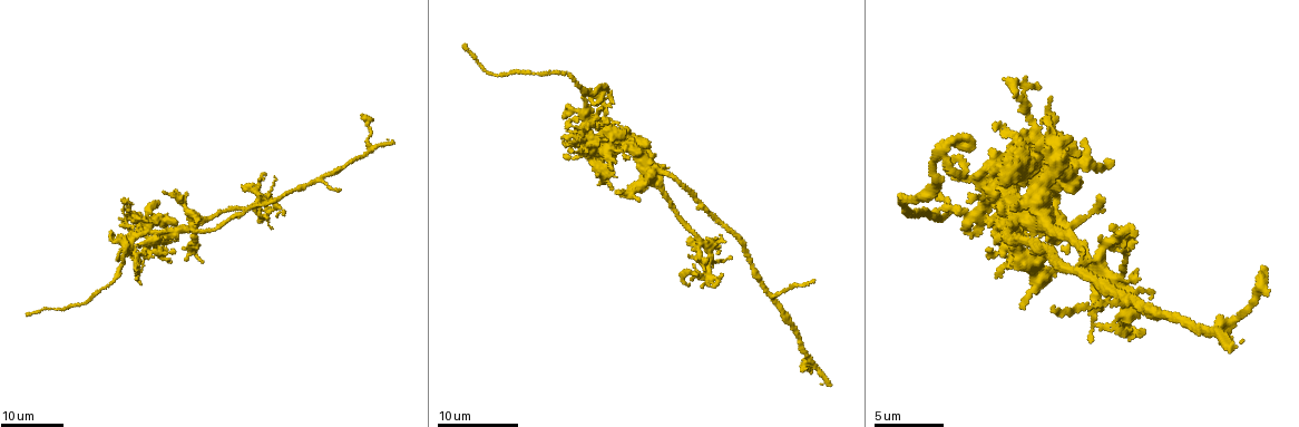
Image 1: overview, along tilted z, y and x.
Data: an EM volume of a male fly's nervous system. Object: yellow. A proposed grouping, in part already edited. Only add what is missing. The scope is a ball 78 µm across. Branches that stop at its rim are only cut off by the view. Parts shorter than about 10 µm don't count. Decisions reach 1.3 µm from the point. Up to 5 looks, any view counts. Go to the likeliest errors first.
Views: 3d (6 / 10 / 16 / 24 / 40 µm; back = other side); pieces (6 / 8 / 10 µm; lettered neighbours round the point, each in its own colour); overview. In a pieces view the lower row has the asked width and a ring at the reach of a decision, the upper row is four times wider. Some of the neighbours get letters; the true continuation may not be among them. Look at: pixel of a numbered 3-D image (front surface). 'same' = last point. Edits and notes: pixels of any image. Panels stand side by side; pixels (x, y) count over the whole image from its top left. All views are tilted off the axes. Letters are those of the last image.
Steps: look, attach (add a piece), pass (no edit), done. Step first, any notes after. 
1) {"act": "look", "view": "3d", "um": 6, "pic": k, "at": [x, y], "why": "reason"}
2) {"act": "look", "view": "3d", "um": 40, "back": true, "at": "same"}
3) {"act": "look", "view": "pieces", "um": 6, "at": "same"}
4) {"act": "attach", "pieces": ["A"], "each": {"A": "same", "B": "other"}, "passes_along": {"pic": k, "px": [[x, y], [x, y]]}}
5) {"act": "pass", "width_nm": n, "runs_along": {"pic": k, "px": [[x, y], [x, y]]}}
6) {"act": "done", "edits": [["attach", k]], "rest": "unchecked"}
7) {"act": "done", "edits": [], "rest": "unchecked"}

{"act": "look", "view": "3d", "um": 16, "pic": 1, "at": [135, 271], "why": "branch stops here"}

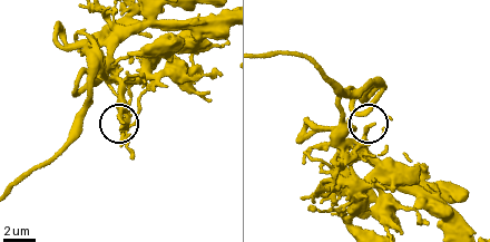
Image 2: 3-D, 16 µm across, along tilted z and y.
{"act": "look", "view": "pieces", "um": 6, "pic": 2, "at": [370, 123]}

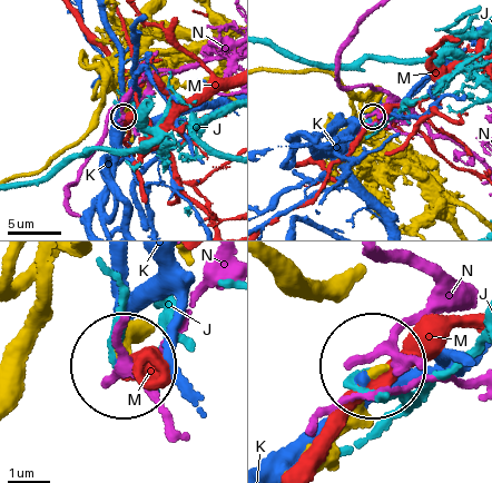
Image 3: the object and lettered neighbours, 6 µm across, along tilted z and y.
{"act": "pass", "width_nm": 240, "each": {"J": "other", "K": "other", "M": "other", "N": "other"}, "found": "none of them fits"}

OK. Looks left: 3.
{"act": "look", "view": "3d", "um": 24, "pic": 1, "at": [1049, 118]}

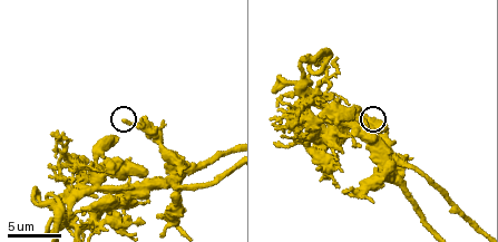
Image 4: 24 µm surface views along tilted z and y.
{"act": "look", "view": "pieces", "um": 10, "pic": 4, "at": [127, 121]}

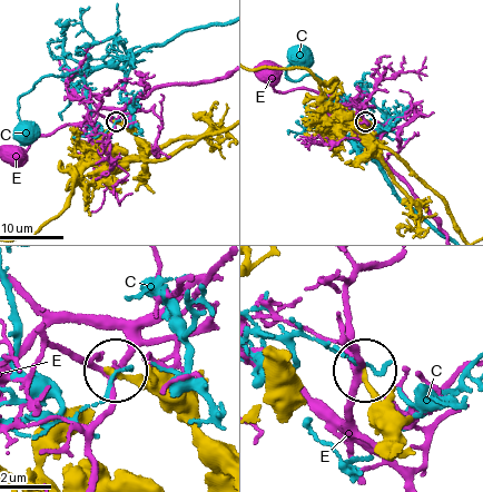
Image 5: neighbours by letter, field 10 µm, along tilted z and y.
{"act": "pass", "each": {"C": "other", "E": "other"}, "found": "none of them fits"}

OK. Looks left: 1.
{"act": "look", "view": "pieces", "um": 10, "pic": 4, "at": [73, 173]}

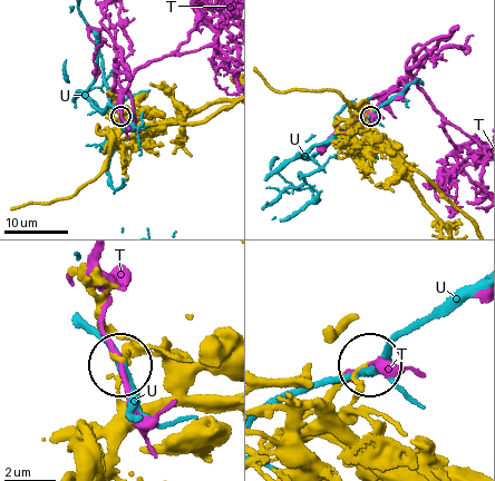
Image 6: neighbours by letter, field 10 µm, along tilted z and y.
{"act": "pass", "each": {"T": "other", "U": "other"}, "found": "none of them fits"}

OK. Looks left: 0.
{"act": "done", "edits": [], "rest": "unchecked"}

